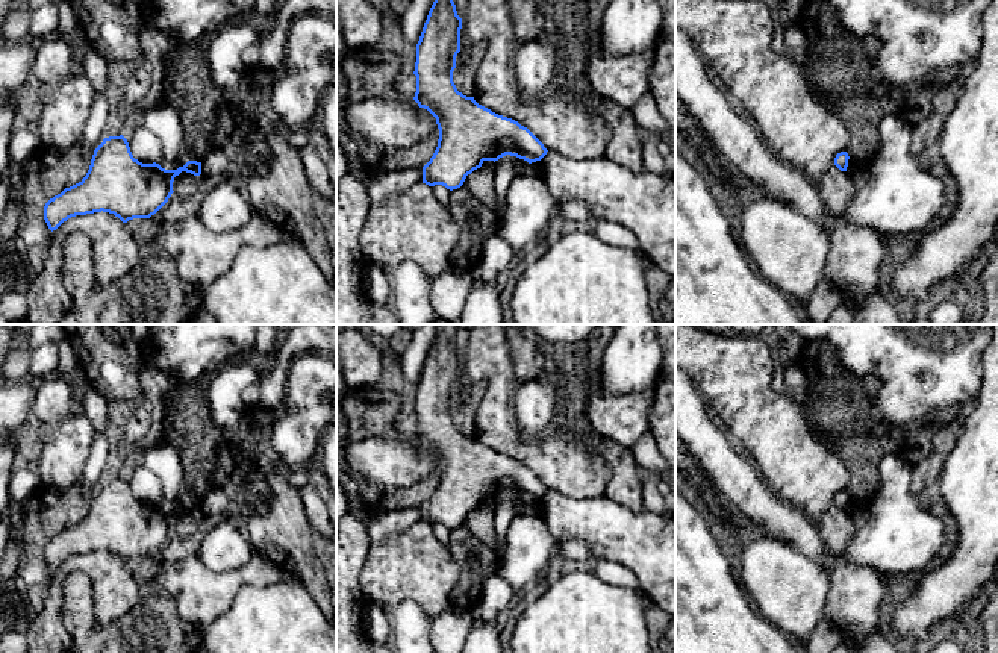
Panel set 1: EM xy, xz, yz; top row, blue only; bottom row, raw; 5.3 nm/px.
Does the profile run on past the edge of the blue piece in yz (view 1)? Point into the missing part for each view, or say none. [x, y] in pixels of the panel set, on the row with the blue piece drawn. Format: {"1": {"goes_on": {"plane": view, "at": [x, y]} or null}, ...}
{"1": {"goes_on": null}}

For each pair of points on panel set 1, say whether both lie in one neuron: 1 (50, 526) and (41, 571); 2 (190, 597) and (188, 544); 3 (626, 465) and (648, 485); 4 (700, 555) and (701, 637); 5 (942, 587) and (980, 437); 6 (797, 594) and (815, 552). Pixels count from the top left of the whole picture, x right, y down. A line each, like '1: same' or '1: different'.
1: same
2: different
3: different
4: same
5: same
6: different

